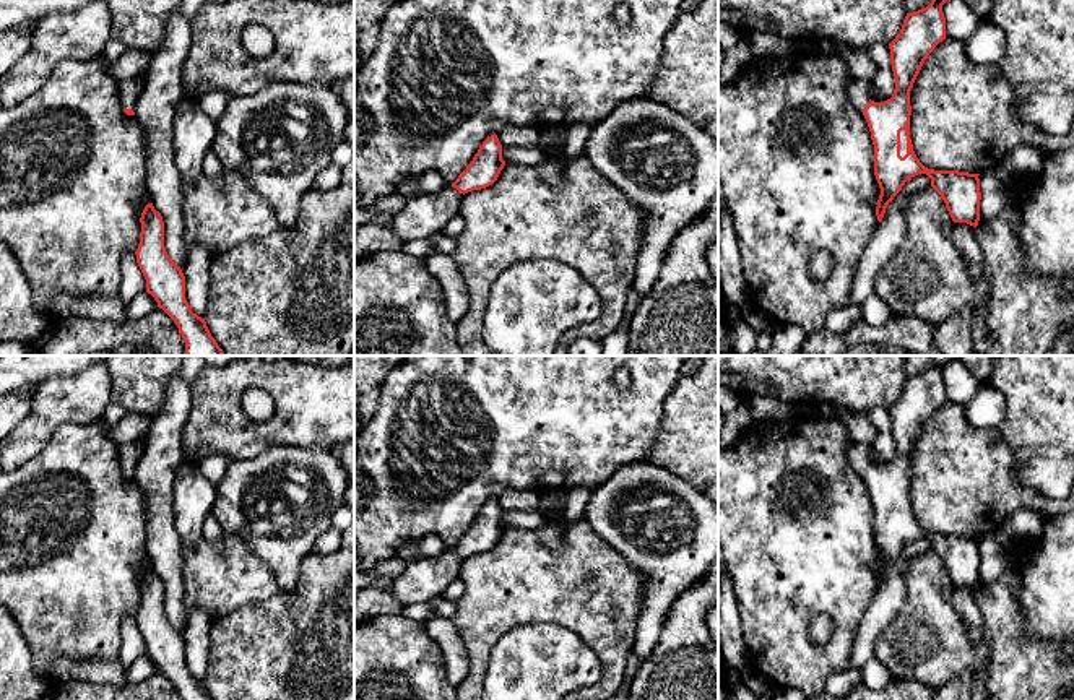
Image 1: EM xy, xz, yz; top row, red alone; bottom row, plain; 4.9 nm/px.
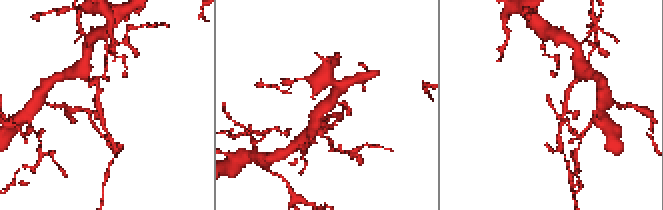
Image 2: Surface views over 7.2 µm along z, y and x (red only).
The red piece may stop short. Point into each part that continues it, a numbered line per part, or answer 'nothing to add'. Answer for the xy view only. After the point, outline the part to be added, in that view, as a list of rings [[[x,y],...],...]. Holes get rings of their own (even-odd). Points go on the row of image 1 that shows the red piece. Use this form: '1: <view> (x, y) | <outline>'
1: xy (129, 91) | [[[132,80],[120,84],[120,104],[123,109],[135,109],[136,99],[141,94],[141,84],[138,80]]]

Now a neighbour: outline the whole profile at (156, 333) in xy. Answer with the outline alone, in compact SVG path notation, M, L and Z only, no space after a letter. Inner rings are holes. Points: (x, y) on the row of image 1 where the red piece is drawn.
M156 309L133 322L62 317L37 339L28 356L187 356L174 320Z

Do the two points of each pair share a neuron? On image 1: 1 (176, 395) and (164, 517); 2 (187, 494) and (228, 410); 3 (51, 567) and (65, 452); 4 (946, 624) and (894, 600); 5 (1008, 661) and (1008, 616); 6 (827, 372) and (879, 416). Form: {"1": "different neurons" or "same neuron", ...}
{"1": "same neuron", "2": "different neurons", "3": "same neuron", "4": "different neurons", "5": "same neuron", "6": "different neurons"}

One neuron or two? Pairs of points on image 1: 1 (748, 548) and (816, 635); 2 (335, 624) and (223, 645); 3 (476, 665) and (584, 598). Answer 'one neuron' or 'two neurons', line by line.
1: two neurons
2: one neuron
3: one neuron

